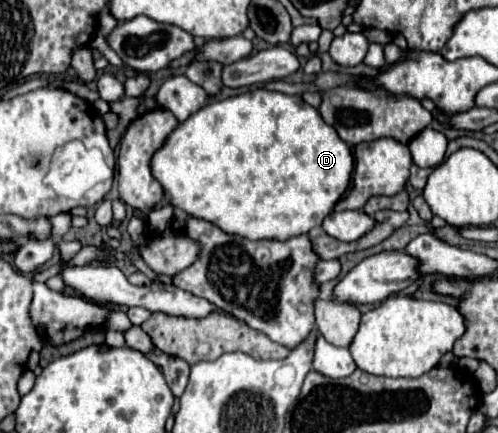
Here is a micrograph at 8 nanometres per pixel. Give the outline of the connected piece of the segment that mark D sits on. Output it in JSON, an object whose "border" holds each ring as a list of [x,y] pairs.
{"border":[[[256,89],[256,91],[248,91],[248,93],[228,97],[228,99],[222,99],[222,101],[212,101],[212,103],[204,105],[200,111],[192,113],[184,123],[180,123],[166,137],[164,145],[154,151],[154,155],[150,159],[150,169],[152,169],[152,175],[156,177],[156,181],[162,185],[164,195],[170,197],[172,207],[182,209],[196,219],[210,221],[212,225],[220,227],[224,233],[230,233],[230,235],[240,235],[240,237],[246,237],[246,239],[252,239],[252,241],[258,241],[258,239],[286,241],[294,235],[308,233],[312,227],[318,227],[322,223],[322,217],[332,213],[336,201],[344,195],[344,191],[350,185],[354,159],[352,159],[350,147],[338,137],[338,133],[334,133],[334,129],[330,129],[330,125],[326,125],[322,121],[322,117],[318,117],[318,111],[314,107],[310,107],[308,103],[302,101],[300,95],[286,95],[286,93],[268,91],[268,89]]]}

